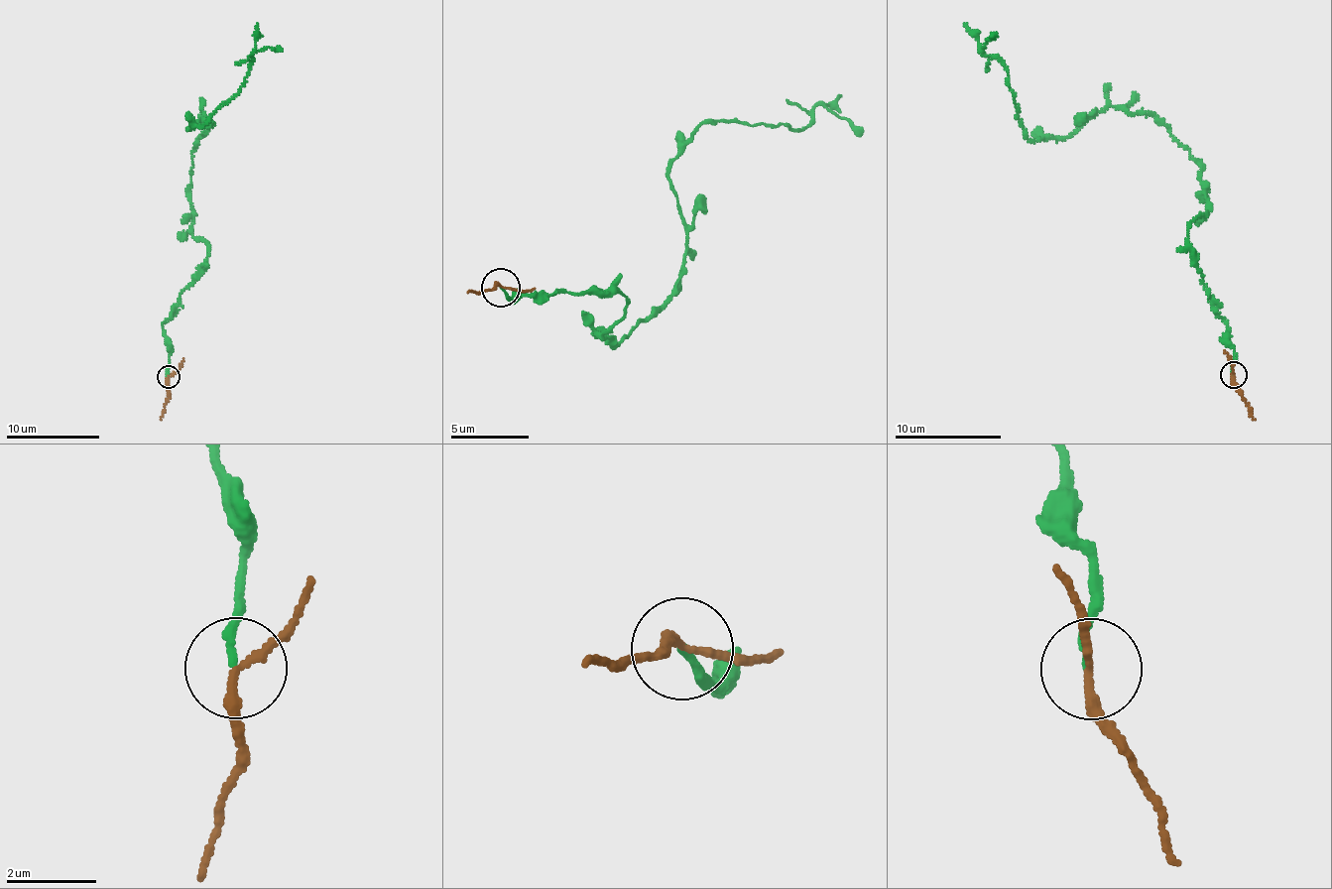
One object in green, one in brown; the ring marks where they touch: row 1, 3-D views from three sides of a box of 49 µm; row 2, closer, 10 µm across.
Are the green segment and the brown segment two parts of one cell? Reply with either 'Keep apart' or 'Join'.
Keep apart

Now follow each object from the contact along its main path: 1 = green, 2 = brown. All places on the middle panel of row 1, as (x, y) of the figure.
1: (502, 285), (620, 294), (618, 346), (679, 277), (669, 165), (701, 126), (795, 131), (820, 104), (863, 129)
2: (502, 288), (496, 284), (468, 295)

